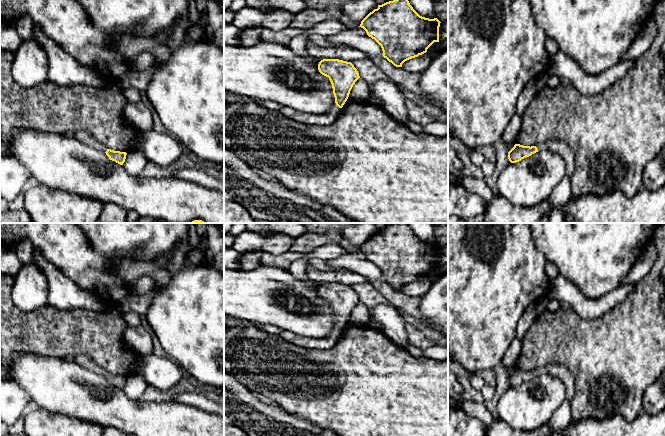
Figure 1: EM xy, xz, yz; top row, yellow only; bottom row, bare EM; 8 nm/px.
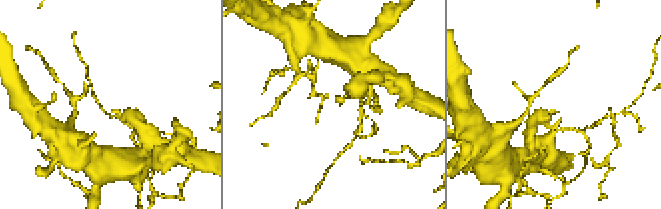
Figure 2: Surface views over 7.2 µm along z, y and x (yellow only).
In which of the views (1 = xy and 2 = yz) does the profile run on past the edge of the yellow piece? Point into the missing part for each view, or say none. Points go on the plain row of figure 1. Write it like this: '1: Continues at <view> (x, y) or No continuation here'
1: Continues at xy (83, 360)
2: Continues at yz (557, 370)

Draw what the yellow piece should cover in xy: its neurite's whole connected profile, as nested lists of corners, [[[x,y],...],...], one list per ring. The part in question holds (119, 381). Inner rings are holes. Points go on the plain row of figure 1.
[[[78,354],[76,356],[73,356],[73,361],[89,371],[104,376],[109,381],[110,384],[115,385],[120,389],[123,389],[123,387],[125,386],[127,379],[126,376],[108,373],[106,370],[97,365],[95,361],[86,354]]]

